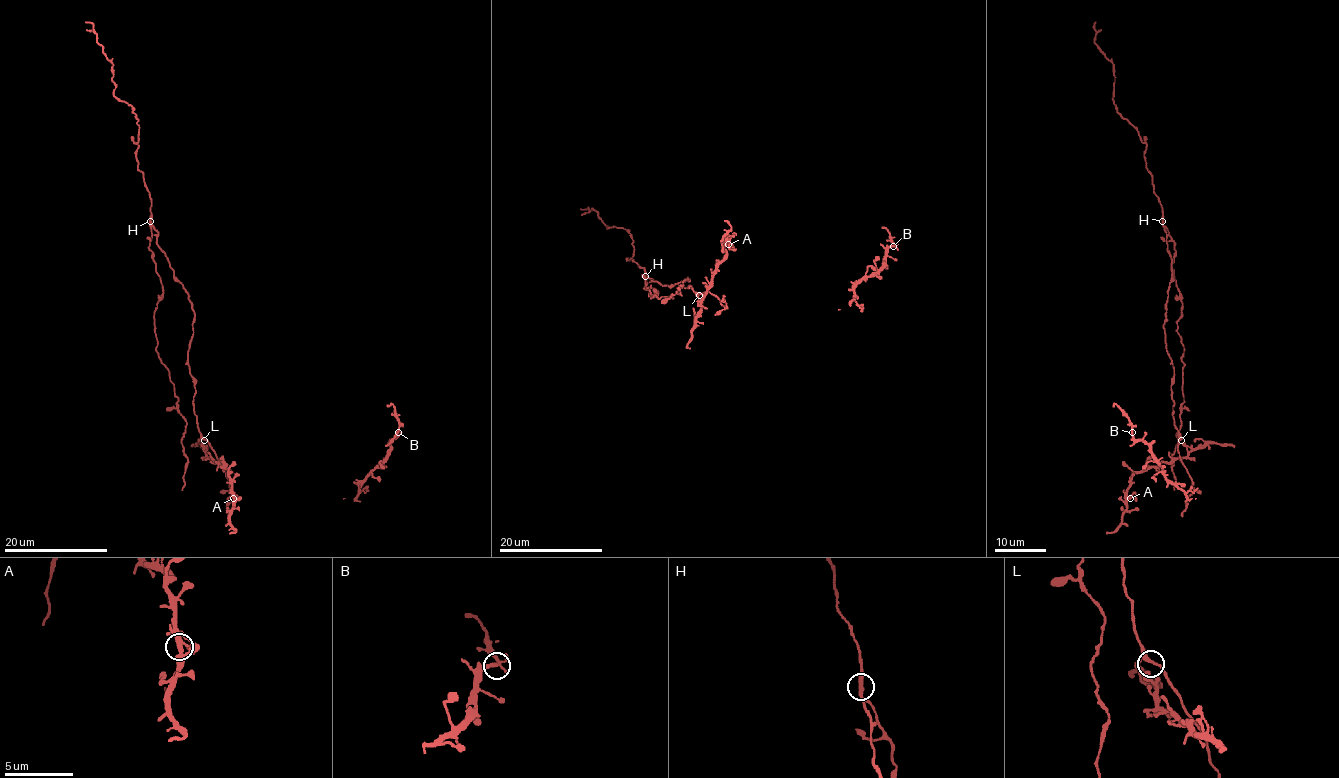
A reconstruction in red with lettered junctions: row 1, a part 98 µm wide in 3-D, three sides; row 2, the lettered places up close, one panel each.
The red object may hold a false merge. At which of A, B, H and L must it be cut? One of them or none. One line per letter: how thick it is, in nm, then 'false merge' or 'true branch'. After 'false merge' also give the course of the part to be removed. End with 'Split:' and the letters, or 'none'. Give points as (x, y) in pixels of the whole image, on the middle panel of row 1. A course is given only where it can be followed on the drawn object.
A: 280 nm | true branch
B: 240 nm | true branch
H: 200 nm | false merge | (645, 276), (643, 287), (657, 291), (651, 298), (681, 295), (682, 285), (677, 287)
L: 280 nm | true branch
Split: H

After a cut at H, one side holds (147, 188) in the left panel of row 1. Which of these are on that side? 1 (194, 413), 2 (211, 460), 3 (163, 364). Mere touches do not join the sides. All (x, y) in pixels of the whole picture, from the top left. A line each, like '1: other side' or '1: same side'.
1: same side
2: same side
3: other side

